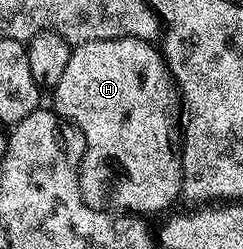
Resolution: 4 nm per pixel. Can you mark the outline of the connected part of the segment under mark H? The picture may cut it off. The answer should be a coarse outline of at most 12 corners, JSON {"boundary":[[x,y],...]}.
{"boundary":[[147,39],[86,41],[54,88],[109,208],[182,195],[180,96]]}

